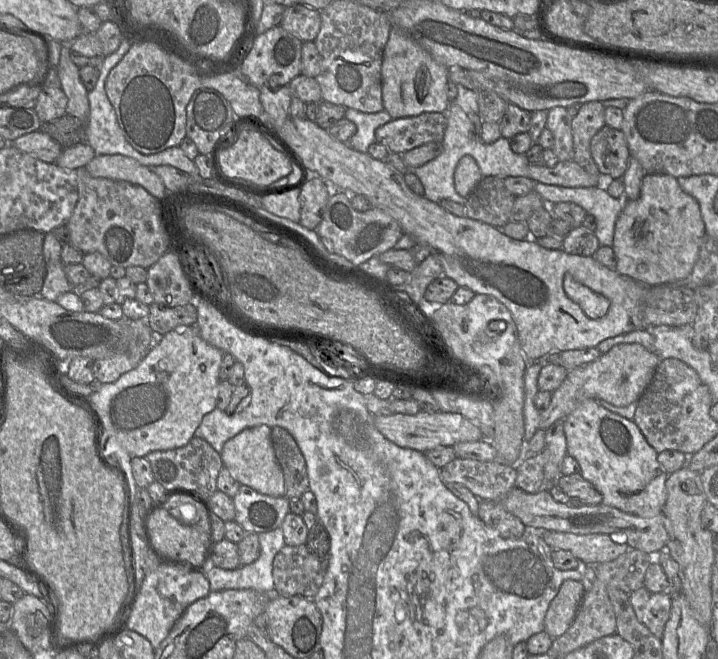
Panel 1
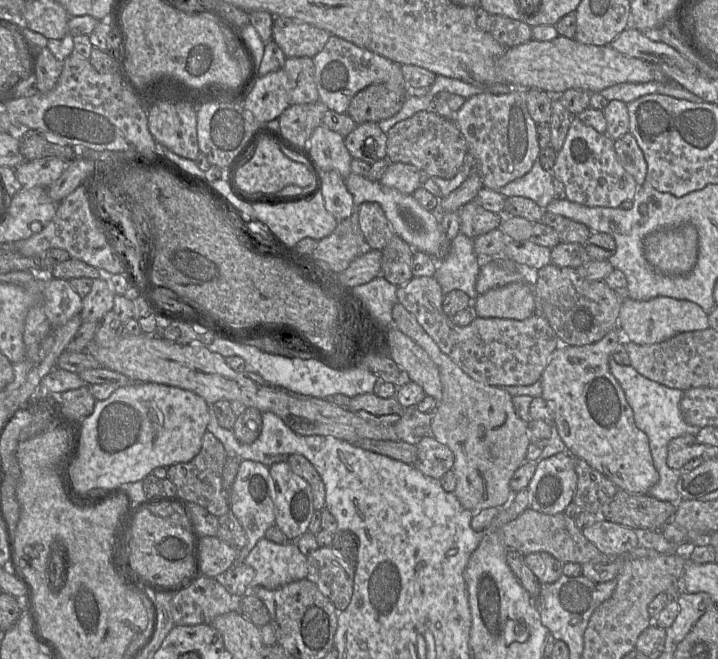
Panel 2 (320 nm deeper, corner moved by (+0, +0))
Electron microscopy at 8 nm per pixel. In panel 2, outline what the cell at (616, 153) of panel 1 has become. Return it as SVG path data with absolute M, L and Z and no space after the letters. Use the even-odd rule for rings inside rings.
M626 133L614 141L614 148L623 168L633 176L638 185L643 185L646 182L647 162L635 137Z

